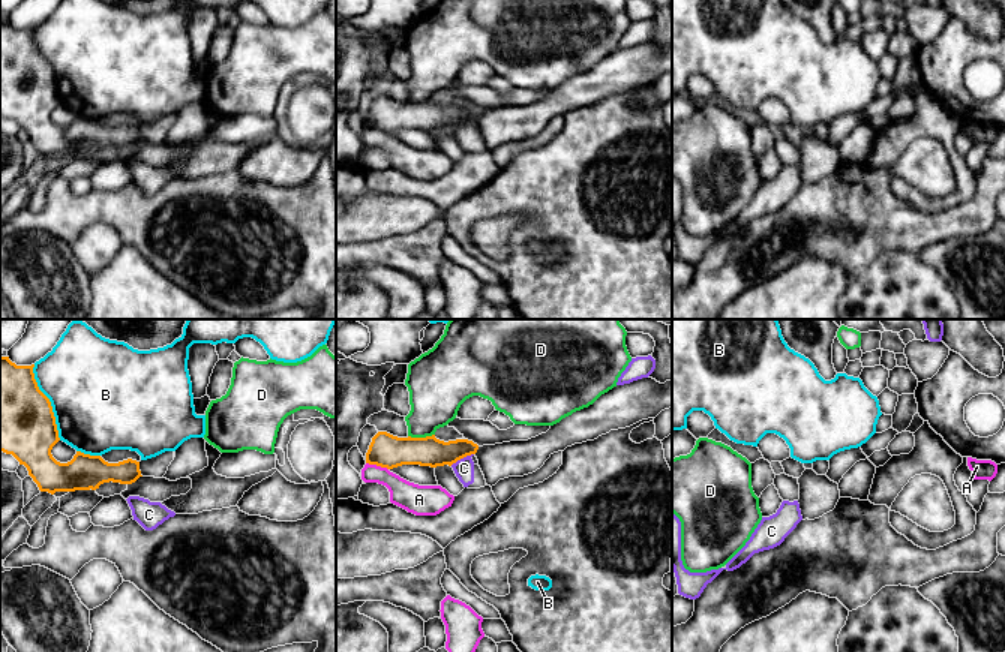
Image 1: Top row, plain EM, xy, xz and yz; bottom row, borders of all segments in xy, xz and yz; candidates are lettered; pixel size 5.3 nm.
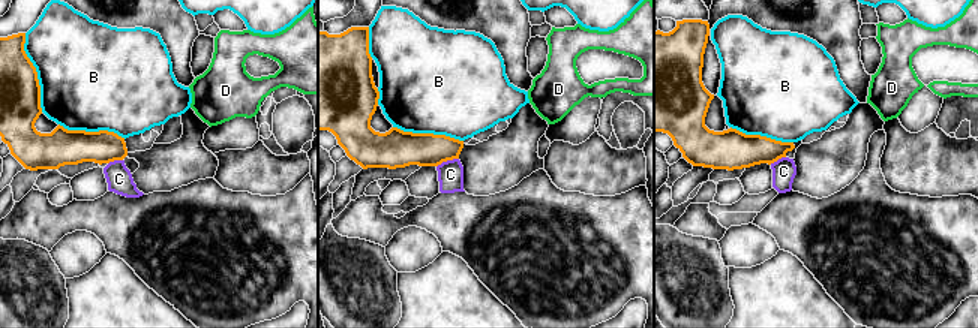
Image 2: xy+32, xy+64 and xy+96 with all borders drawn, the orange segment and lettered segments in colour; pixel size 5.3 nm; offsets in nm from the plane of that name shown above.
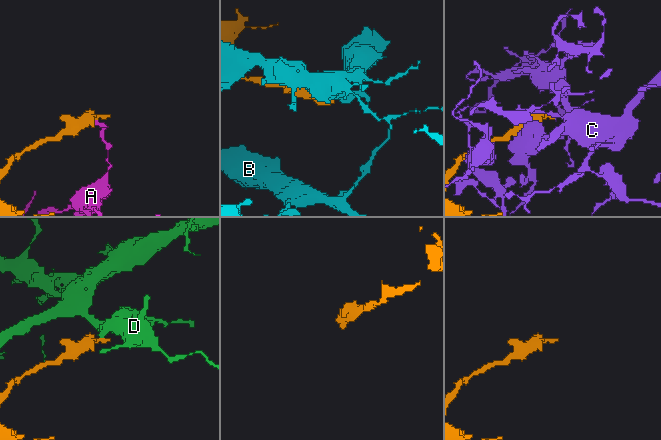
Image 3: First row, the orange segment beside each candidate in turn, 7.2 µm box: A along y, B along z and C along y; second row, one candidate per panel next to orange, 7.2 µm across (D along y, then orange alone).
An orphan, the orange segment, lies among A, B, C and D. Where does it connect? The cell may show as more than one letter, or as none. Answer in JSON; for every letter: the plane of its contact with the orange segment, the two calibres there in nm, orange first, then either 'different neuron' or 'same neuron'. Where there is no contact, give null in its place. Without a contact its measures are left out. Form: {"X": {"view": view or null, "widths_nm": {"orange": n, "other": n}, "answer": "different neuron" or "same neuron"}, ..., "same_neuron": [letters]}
{"A": {"view": "xz", "widths_nm": {"orange": 180, "other": 150}, "answer": "different neuron"}, "B": {"view": "xy", "widths_nm": {"orange": 440, "other": 500}, "answer": "different neuron"}, "C": {"view": "xz", "widths_nm": {"orange": 160, "other": 110}, "answer": "different neuron"}, "D": {"view": "xz", "widths_nm": {"orange": 180, "other": 280}, "answer": "different neuron"}, "same_neuron": []}

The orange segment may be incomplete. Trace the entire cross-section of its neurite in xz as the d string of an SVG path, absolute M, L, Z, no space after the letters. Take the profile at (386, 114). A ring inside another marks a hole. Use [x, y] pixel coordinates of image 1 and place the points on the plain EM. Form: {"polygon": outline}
{"polygon": "M642 42L630 48L616 49L608 57L602 58L592 69L572 79L562 82L560 87L550 90L546 97L542 97L528 105L510 105L495 109L478 111L468 103L440 105L432 100L426 102L398 102L387 96L378 96L369 109L366 117L366 127L381 132L393 133L402 129L420 129L420 130L452 130L458 124L474 118L478 124L478 130L484 139L488 150L495 150L500 144L508 141L524 141L540 133L544 126L558 115L564 115L567 111L594 105L610 94L630 91L642 84L656 82L662 75L672 72L672 43L664 48L657 46L652 42Z"}

